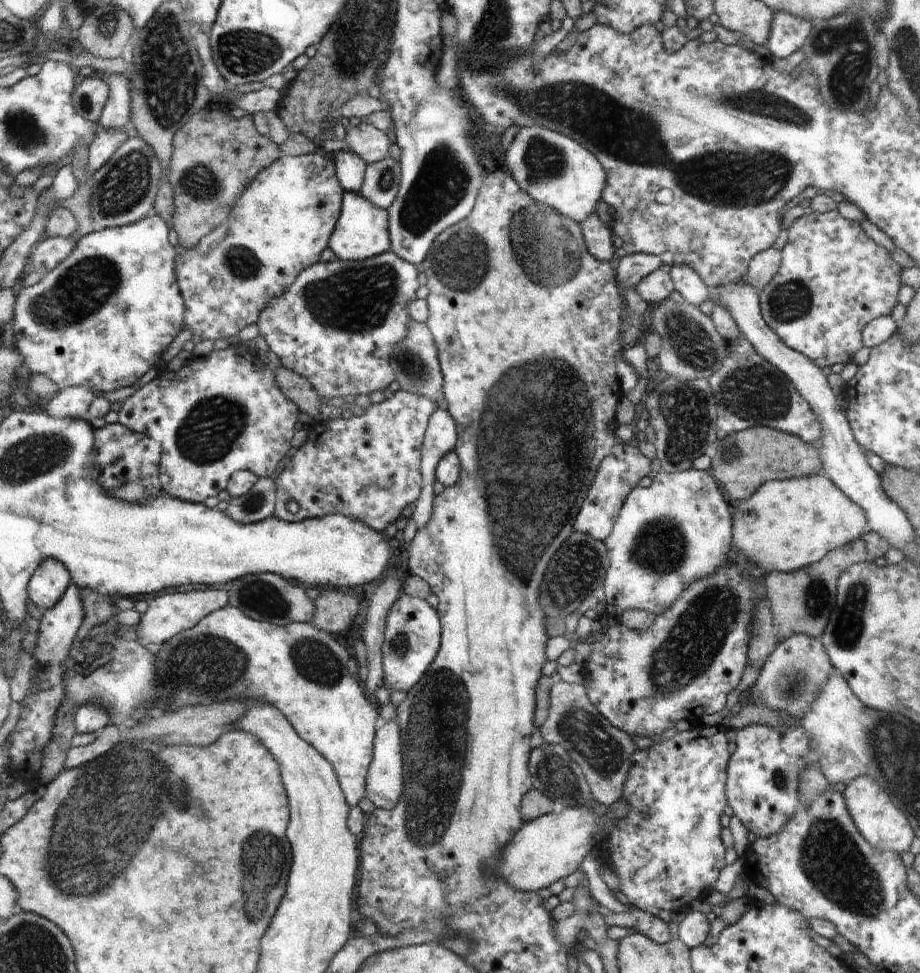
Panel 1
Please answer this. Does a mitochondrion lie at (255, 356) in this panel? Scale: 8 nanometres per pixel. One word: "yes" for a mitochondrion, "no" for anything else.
no

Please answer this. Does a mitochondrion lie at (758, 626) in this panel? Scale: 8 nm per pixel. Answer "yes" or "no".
yes

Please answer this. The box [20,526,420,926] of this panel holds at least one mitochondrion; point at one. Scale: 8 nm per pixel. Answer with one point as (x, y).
(146, 805)

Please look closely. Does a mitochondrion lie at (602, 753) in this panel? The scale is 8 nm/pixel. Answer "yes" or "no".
yes

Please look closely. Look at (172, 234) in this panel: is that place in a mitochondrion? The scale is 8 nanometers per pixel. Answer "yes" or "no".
no

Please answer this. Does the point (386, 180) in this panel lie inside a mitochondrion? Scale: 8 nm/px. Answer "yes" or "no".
yes

